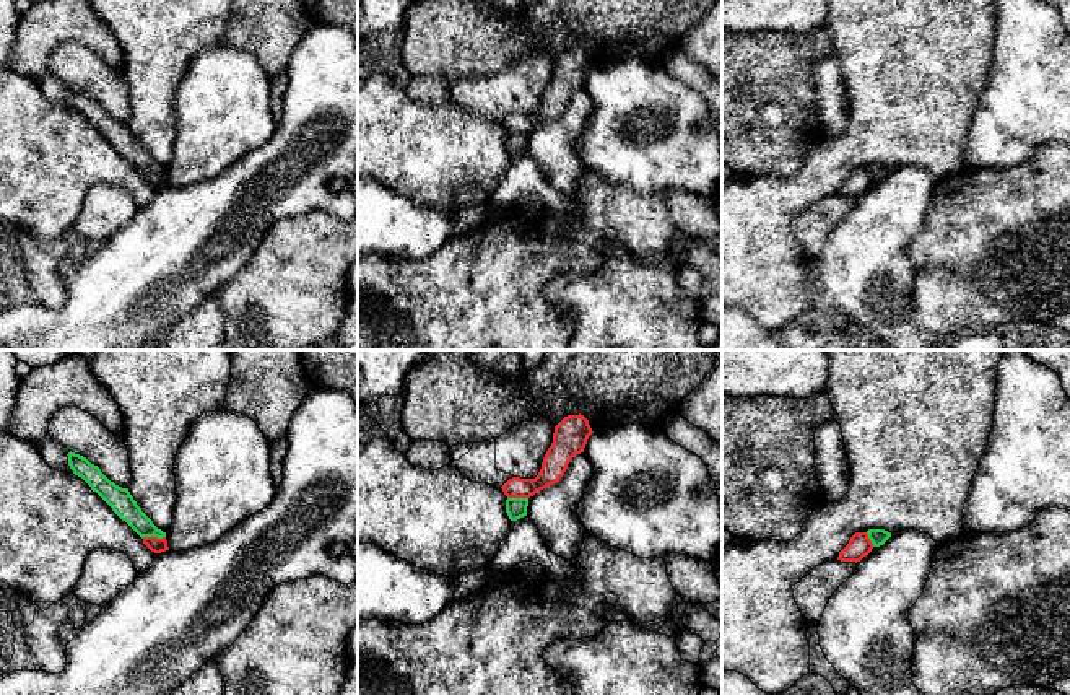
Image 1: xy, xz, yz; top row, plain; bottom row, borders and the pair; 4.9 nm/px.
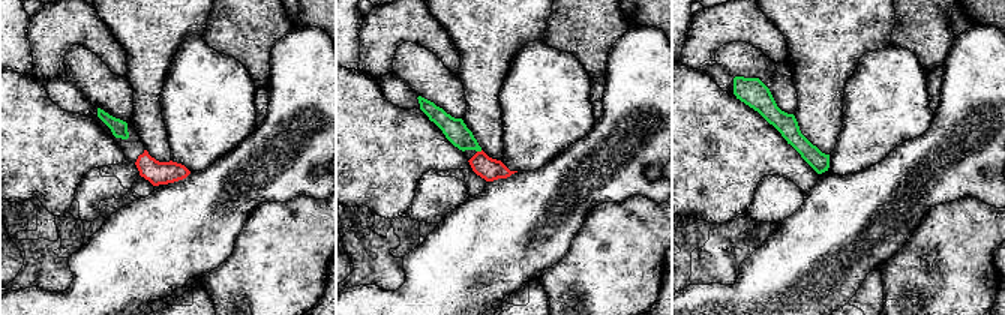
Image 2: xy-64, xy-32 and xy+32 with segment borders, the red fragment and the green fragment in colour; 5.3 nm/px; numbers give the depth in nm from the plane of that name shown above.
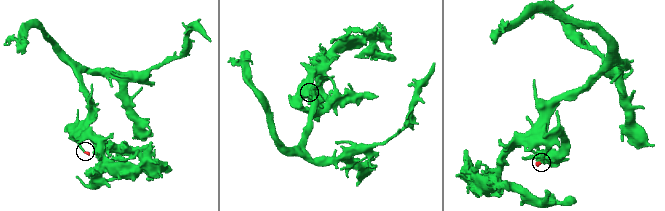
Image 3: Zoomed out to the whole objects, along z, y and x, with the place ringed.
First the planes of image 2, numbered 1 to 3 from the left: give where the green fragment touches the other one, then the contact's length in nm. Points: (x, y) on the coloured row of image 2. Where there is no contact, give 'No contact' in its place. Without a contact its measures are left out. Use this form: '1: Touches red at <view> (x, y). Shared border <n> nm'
1: No contact
2: Touches red at xy-32 (479, 152). Shared border 30 nm
3: No contact

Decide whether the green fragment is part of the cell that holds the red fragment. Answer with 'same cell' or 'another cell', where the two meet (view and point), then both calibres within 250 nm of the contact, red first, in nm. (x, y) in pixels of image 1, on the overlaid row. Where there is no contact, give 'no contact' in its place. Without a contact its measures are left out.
same cell | xy (153, 537) | 70/120 nm

